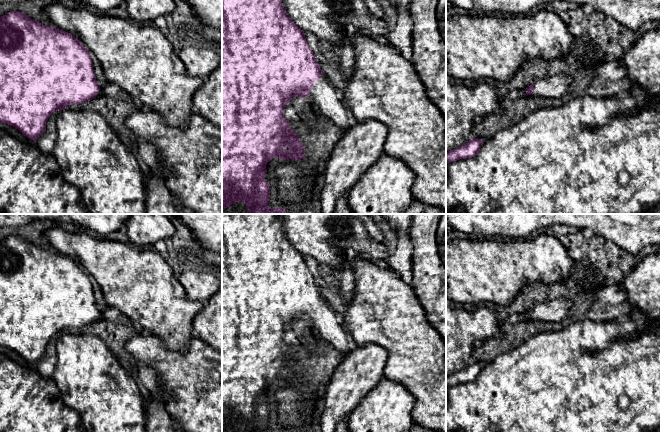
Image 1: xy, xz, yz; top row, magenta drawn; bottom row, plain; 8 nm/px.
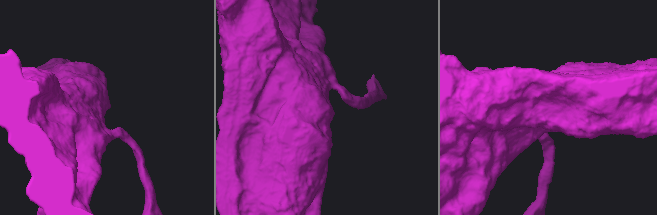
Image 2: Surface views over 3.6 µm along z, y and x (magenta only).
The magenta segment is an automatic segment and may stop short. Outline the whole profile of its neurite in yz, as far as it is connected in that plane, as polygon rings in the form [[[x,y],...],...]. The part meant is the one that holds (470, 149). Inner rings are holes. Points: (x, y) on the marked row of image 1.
[[[472,138],[464,145],[446,152],[446,164],[460,159],[467,159],[476,156],[483,142],[484,141],[479,138]]]

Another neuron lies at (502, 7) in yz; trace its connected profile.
[[[449,0],[452,6],[468,11],[493,12],[499,15],[528,14],[555,0]]]

